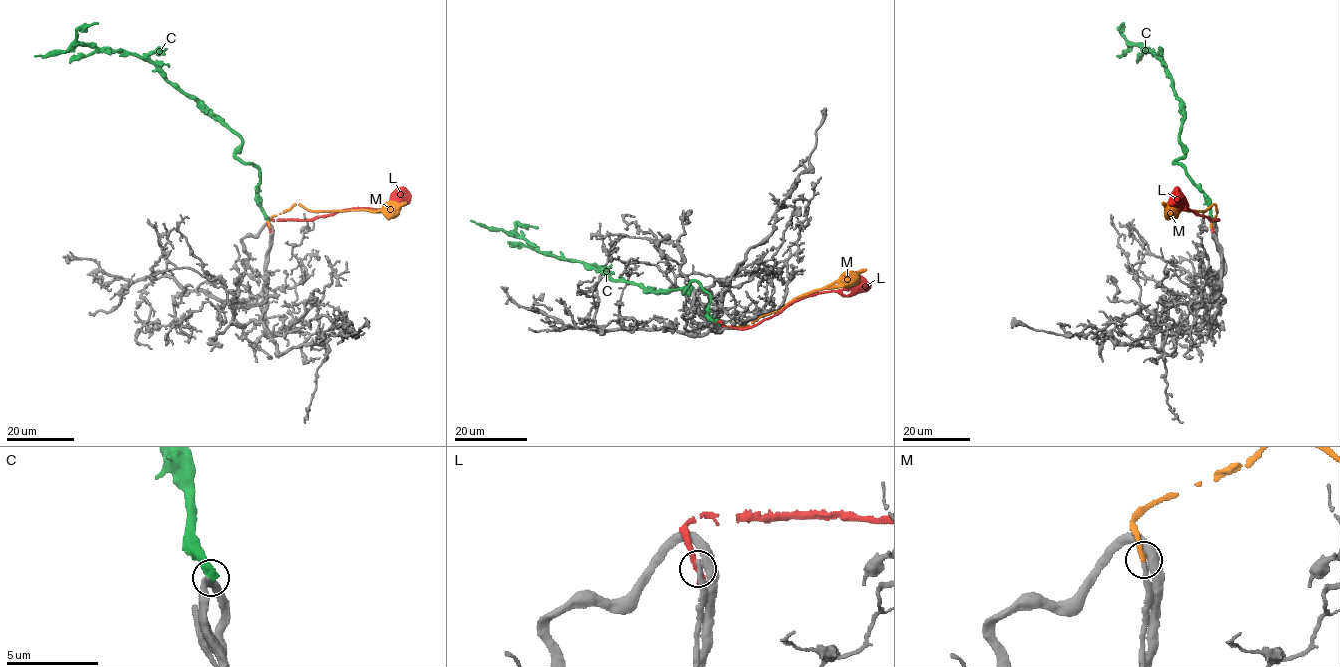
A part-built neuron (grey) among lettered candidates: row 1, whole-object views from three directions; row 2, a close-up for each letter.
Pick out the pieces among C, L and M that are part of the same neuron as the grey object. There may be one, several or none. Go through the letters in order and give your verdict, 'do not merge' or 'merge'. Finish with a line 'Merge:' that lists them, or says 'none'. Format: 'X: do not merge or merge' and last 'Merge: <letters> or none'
C: do not merge
L: do not merge
M: merge
Merge: M

